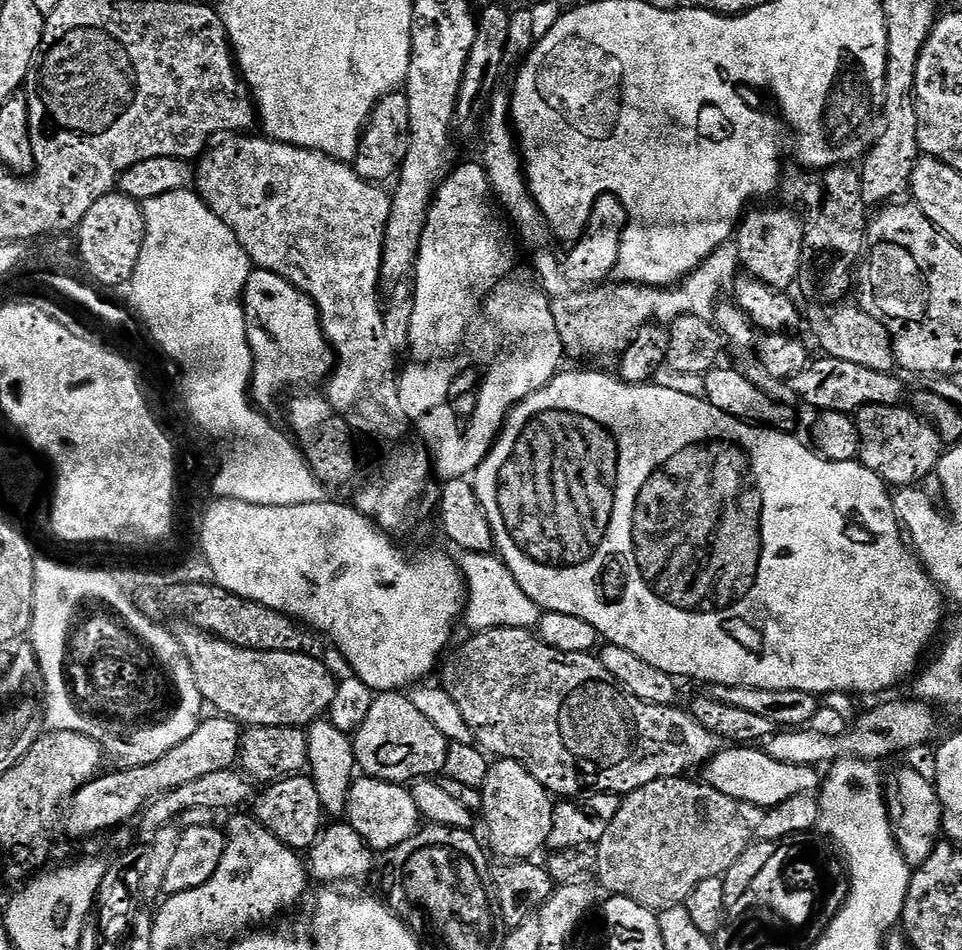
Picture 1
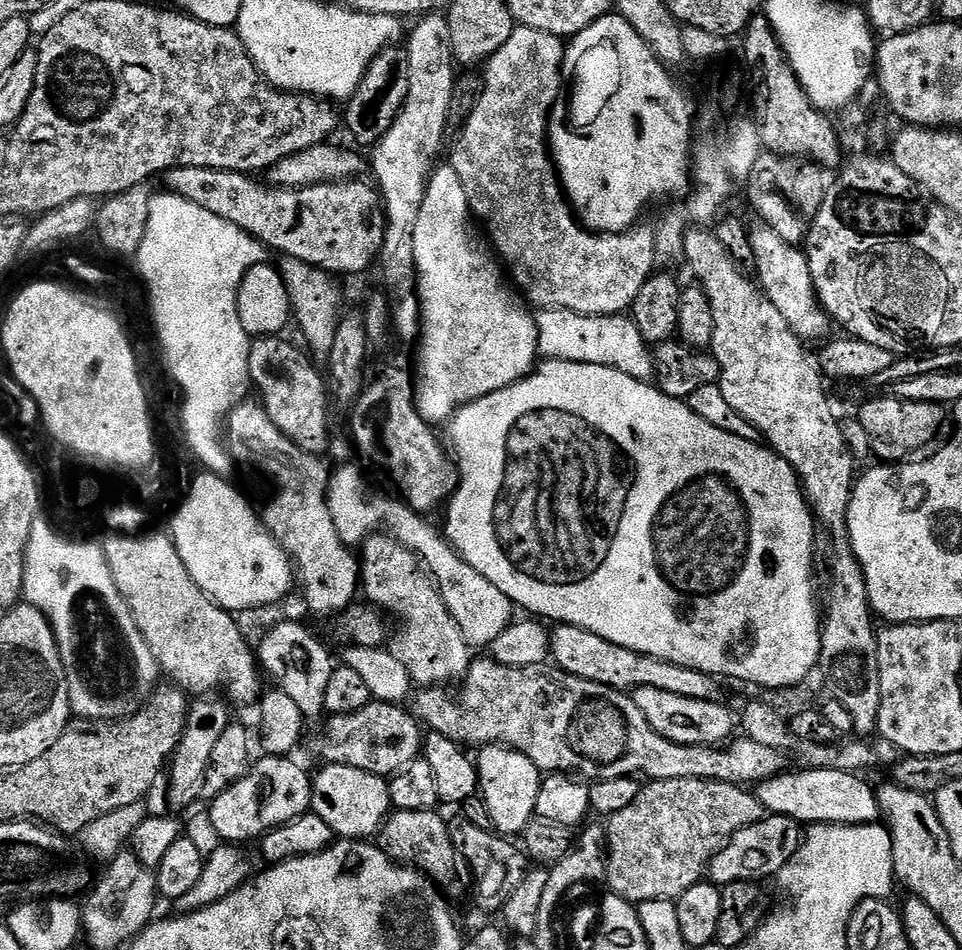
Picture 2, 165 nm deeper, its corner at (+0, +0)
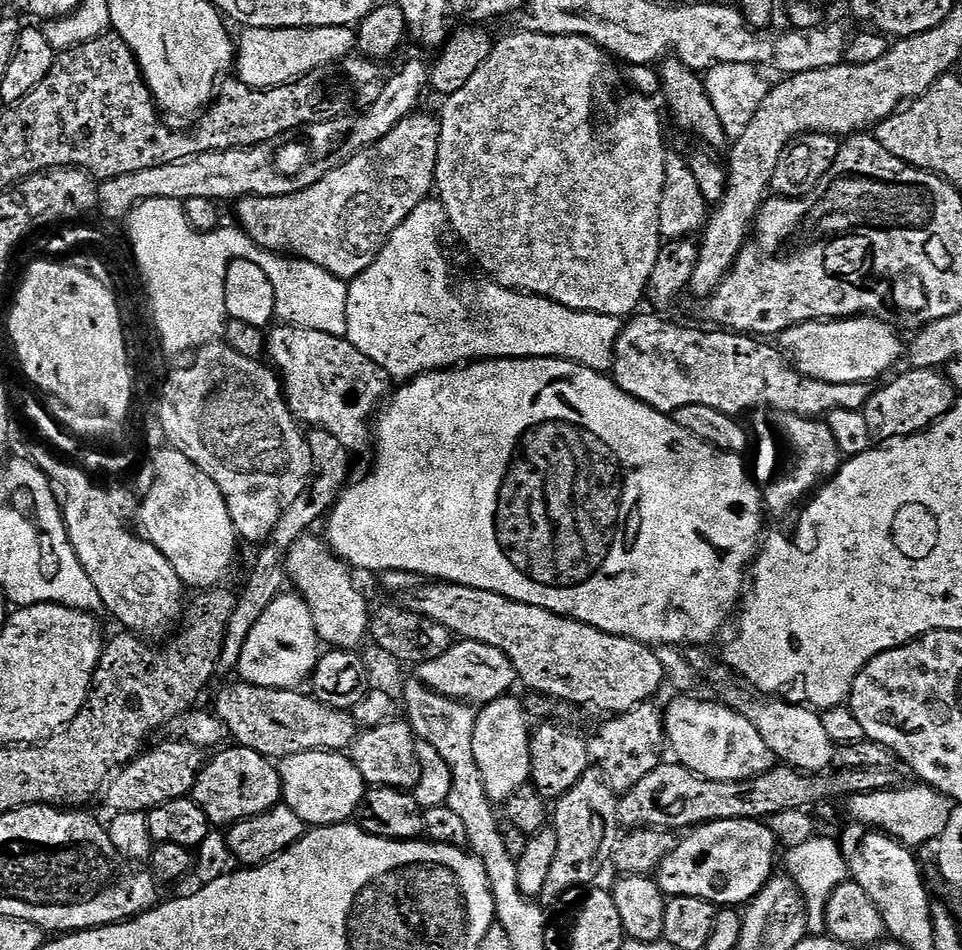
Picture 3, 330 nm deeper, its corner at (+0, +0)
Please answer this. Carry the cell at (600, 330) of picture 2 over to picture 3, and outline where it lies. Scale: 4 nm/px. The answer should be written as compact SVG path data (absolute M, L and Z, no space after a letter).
M429 198L423 200L402 222L402 226L398 226L398 230L394 230L394 234L390 234L386 246L382 246L378 258L374 258L371 266L361 276L356 277L355 280L348 284L348 301L346 302L346 330L348 335L346 339L355 348L362 350L362 354L366 354L366 358L370 358L370 362L374 362L387 376L396 382L407 382L413 380L415 376L421 376L427 372L442 372L449 368L463 366L469 362L498 360L501 358L527 358L530 356L547 356L553 360L572 360L576 364L581 364L602 373L607 373L611 369L614 346L618 342L622 327L621 317L570 310L558 302L546 299L544 296L530 296L527 292L515 292L509 288L503 288L500 284L491 282L484 282L484 285L473 294L472 301L467 304L460 297L460 292L456 289L455 282L452 281L452 268L448 265L447 254L444 253L444 232L446 233L447 228L448 215L439 199Z

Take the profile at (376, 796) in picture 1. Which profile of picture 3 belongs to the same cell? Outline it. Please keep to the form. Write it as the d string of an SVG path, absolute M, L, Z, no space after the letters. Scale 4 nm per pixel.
M303 752L302 754L294 754L293 756L283 757L283 759L279 761L278 767L280 769L280 790L283 803L287 804L290 810L294 810L294 814L298 814L298 818L302 818L305 825L323 826L325 824L342 824L351 821L353 817L359 813L360 803L366 791L366 785L362 774L358 770L358 766L354 766L352 759L345 755L344 752Z

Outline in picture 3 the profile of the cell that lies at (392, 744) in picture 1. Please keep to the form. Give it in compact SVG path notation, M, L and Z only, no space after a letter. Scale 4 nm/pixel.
M235 682L236 684L228 684L220 693L216 696L216 708L214 707L214 715L220 720L223 727L226 729L227 735L233 736L235 743L241 748L249 748L254 750L258 754L269 758L283 758L286 756L293 756L294 754L302 754L303 752L344 752L345 750L351 749L353 740L358 735L358 727L351 715L347 711L331 708L326 706L322 702L318 702L316 697L311 694L305 694L303 691L293 690L291 688L267 688L266 686L254 686L253 684L245 684L243 682Z

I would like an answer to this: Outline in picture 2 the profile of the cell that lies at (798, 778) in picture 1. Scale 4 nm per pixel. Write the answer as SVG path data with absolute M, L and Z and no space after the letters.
M805 767L802 772L789 770L769 780L760 781L755 789L757 798L771 815L789 816L801 826L813 824L874 824L881 819L880 803L876 800L873 785L863 780L864 776L855 772L843 772L836 769L814 769Z

